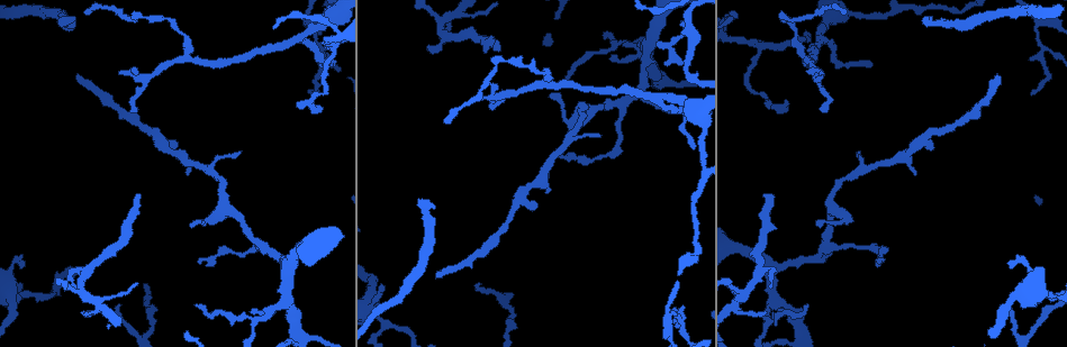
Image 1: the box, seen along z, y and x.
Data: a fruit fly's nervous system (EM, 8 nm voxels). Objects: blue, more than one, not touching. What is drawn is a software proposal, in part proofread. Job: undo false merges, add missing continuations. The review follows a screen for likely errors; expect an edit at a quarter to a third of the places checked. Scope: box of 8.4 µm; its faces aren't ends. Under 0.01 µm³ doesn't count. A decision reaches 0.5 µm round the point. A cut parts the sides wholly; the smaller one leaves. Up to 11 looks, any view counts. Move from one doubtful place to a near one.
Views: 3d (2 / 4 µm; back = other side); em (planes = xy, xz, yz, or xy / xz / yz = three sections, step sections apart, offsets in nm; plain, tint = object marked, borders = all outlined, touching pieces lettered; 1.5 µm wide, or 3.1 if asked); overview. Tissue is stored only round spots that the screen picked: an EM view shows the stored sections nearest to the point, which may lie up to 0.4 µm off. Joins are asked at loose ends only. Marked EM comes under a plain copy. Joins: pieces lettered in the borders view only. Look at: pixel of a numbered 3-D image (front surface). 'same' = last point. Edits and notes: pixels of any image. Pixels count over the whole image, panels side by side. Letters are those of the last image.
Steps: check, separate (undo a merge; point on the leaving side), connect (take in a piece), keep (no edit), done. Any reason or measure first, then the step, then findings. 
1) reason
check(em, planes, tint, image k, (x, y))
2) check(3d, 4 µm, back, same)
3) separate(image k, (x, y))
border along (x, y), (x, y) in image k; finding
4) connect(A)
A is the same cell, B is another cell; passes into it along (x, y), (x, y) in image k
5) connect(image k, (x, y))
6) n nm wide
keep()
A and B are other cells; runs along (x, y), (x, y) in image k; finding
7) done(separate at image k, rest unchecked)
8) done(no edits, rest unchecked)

calibre changes
check(3d, 4 µm, image 1, (17, 295))

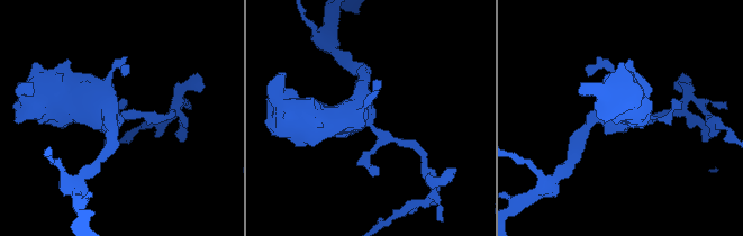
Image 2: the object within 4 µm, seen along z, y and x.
check(em, xz, step 8, tint, image 2, (371, 126))

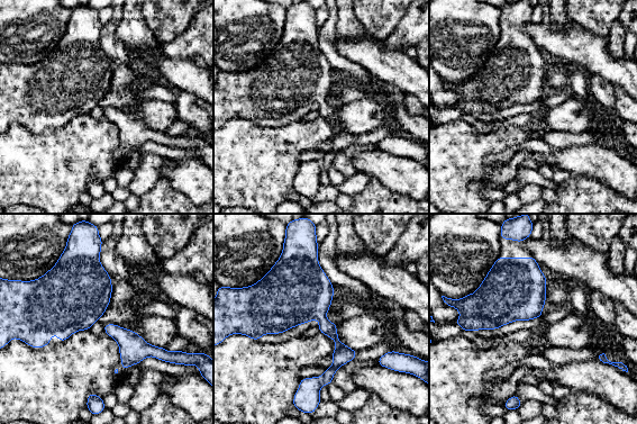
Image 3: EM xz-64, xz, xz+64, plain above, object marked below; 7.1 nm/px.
check(em, planes, borders, same)

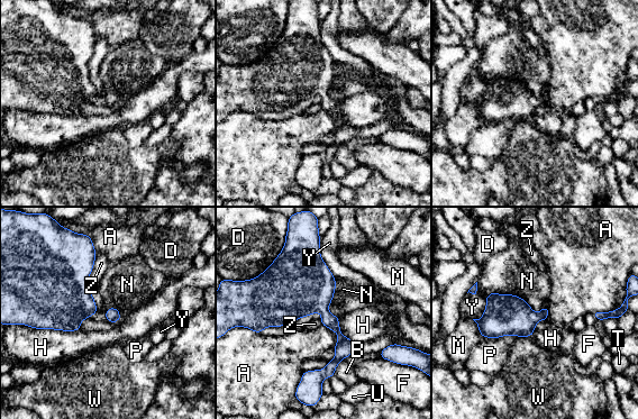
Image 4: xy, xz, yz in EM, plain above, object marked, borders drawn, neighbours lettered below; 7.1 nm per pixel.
N touches over 420 nm
keep()
A, B, D, F, H, M, N, P, T, U, W, Y and Z are other cells; border along (484, 298), (512, 293), (543, 307) in image 4; all the same cell

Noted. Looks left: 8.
check(3d, 4 µm, image 1, (481, 283))

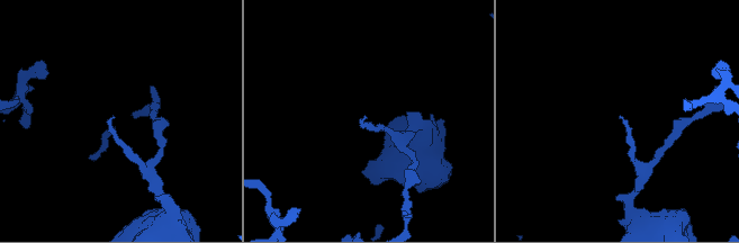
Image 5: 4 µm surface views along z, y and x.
shape alone is not enough
check(em, planes, tint, image 5, (622, 118))

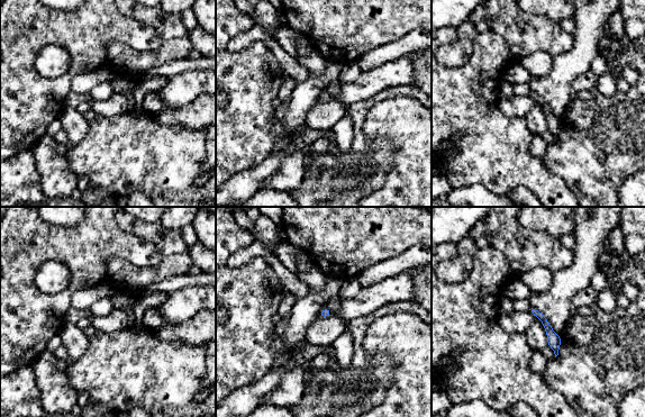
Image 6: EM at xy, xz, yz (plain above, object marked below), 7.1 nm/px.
see the neighbours
check(em, planes, borders, same)

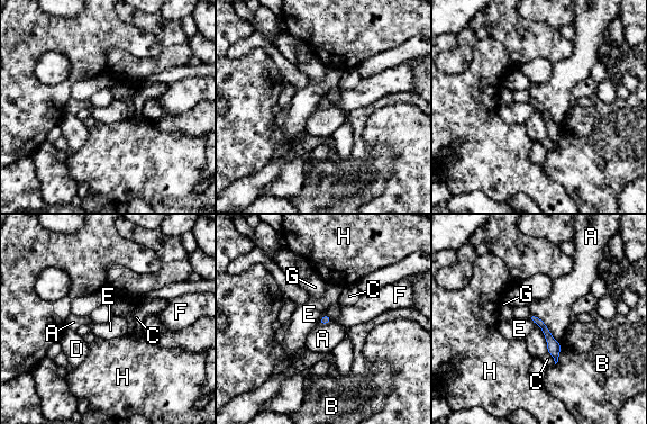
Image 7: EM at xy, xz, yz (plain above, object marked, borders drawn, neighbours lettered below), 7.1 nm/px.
keep()
A, B, C, D, E, F, G and H are other cells; border along (532, 315), (540, 318), (559, 342) in image 7; no lettered piece goes on from it

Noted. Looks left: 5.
branch stops here
check(3d, 2 µm, image 1, (187, 174))

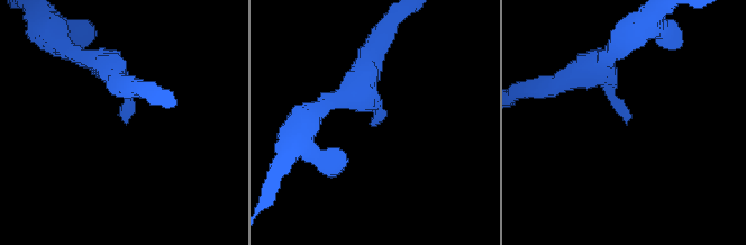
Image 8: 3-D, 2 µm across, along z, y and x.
arms of 180, 200 nm; need the tissue
check(em, 3.1 µm, xy, step 16, tint, image 8, (373, 123))

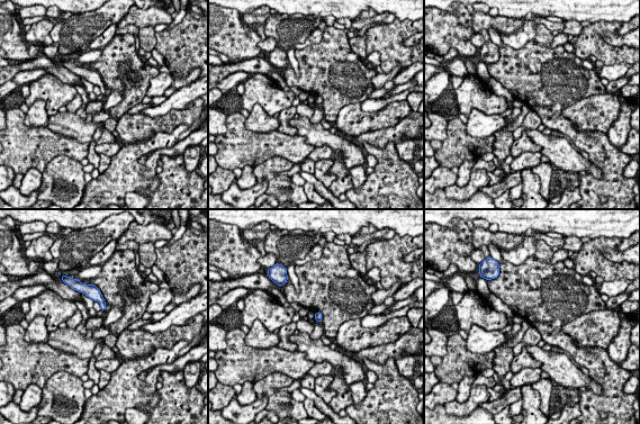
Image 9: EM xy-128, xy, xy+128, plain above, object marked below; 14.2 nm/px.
another direction
check(em, 3.1 µm, planes, borders, same)

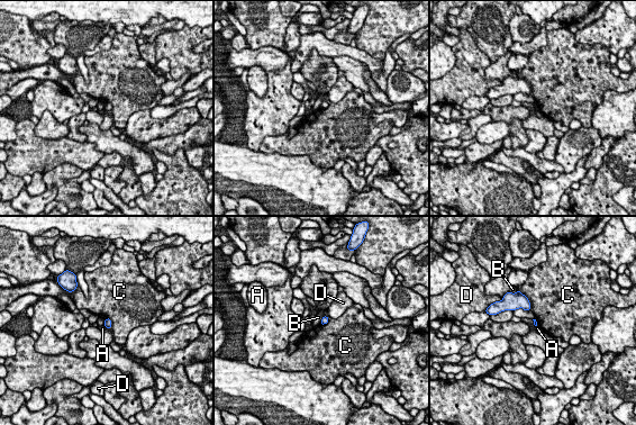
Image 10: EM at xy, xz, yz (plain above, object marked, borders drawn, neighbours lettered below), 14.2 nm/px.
keep()
A, B, C and D are other cells; border along (518, 290), (527, 298), (530, 309) in image 10; no lettered piece goes on from it

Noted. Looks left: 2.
abrupt turn
check(em, planes, borders, image 1, (683, 119))

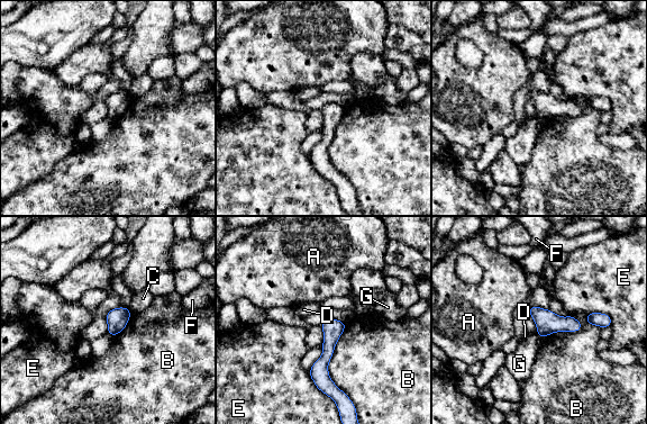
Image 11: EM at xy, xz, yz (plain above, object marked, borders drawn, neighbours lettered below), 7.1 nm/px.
B touches over 700 nm
keep()
A, B, C, D, E, F and G are other cells; border along (345, 323), (328, 375), (357, 416) in image 11; all the same cell

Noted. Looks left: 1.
done(no edits, rest unchecked)

